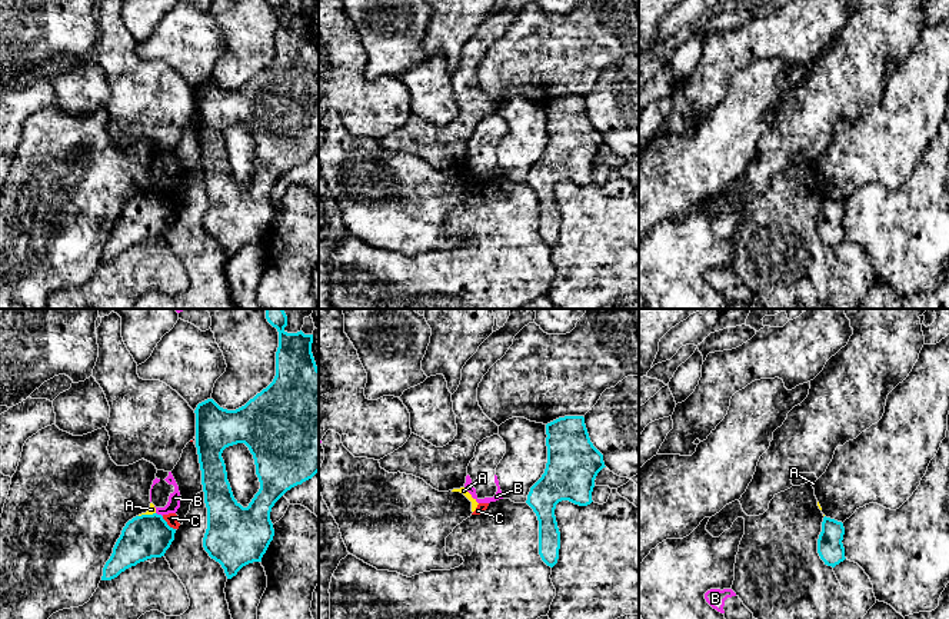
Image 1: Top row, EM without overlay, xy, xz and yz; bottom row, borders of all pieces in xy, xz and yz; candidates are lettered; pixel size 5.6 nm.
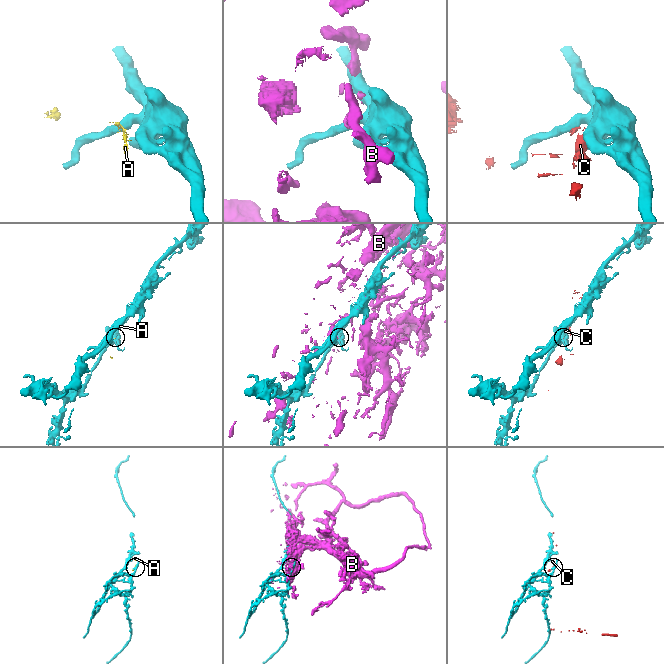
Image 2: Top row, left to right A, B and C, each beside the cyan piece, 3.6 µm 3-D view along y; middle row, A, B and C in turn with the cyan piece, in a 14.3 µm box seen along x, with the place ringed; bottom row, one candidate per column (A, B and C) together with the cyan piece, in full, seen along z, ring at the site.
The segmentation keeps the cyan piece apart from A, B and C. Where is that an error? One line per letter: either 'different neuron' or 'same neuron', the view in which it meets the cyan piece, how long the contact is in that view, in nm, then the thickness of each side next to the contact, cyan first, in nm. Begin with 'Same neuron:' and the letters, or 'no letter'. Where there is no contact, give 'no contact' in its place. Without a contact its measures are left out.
Same neuron: no letter
A: different neuron; contact in xy; length 100 nm; calibres 240 and 50 nm
B: different neuron; contact in xy; length 50 nm; calibres 240 and 70 nm
C: different neuron; contact in xy; length 110 nm; calibres 240 and 60 nm

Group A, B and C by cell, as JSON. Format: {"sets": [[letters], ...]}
{"sets": [["A"], ["B"], ["C"]]}

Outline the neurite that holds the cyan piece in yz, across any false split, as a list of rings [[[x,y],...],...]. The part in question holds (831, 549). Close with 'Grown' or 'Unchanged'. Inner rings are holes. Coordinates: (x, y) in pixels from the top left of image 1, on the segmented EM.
[[[826,516],[823,518],[822,532],[818,539],[818,553],[825,565],[835,568],[846,559],[842,543],[843,535],[845,528],[842,522]]]. Unchanged

